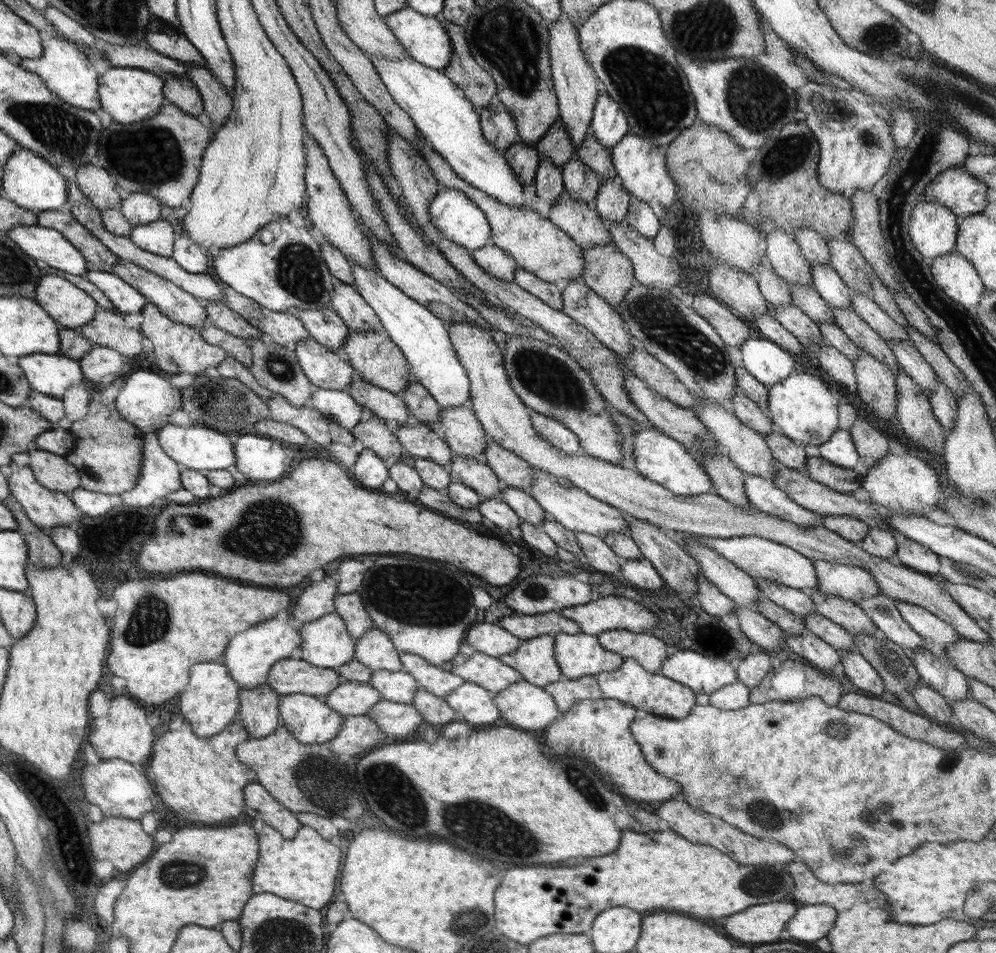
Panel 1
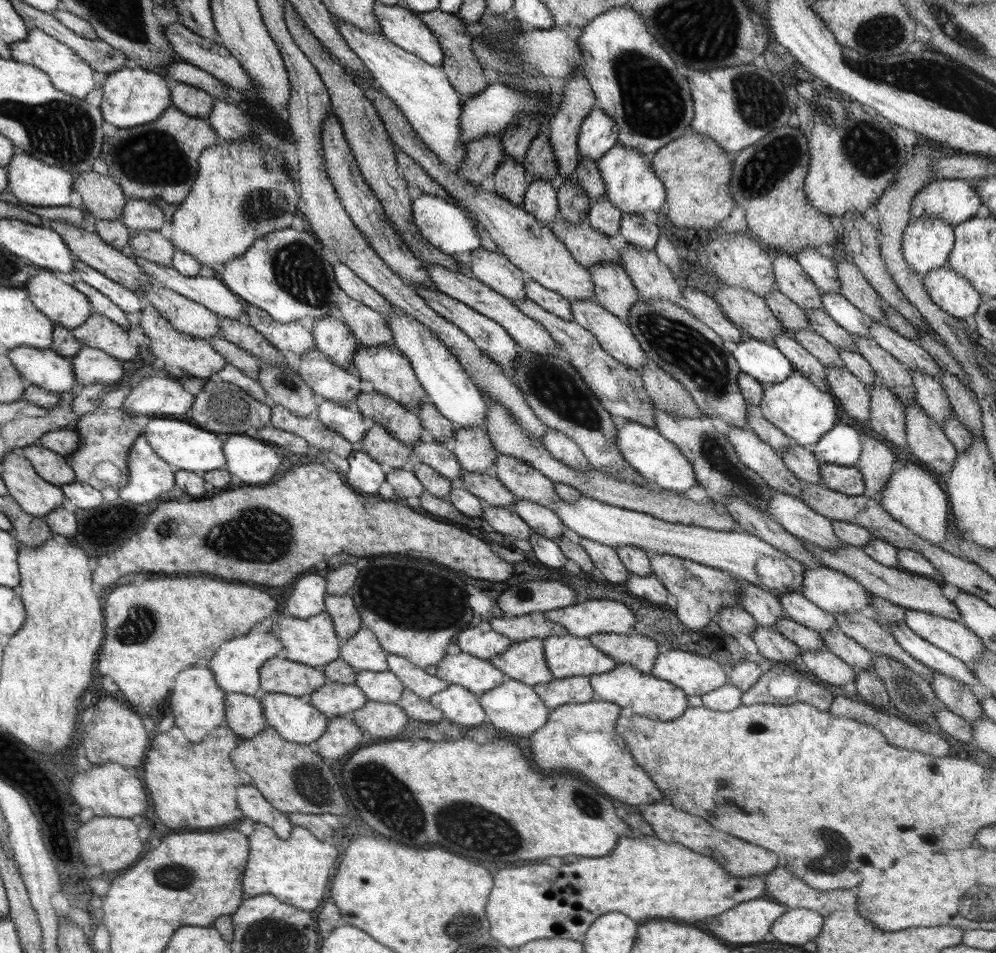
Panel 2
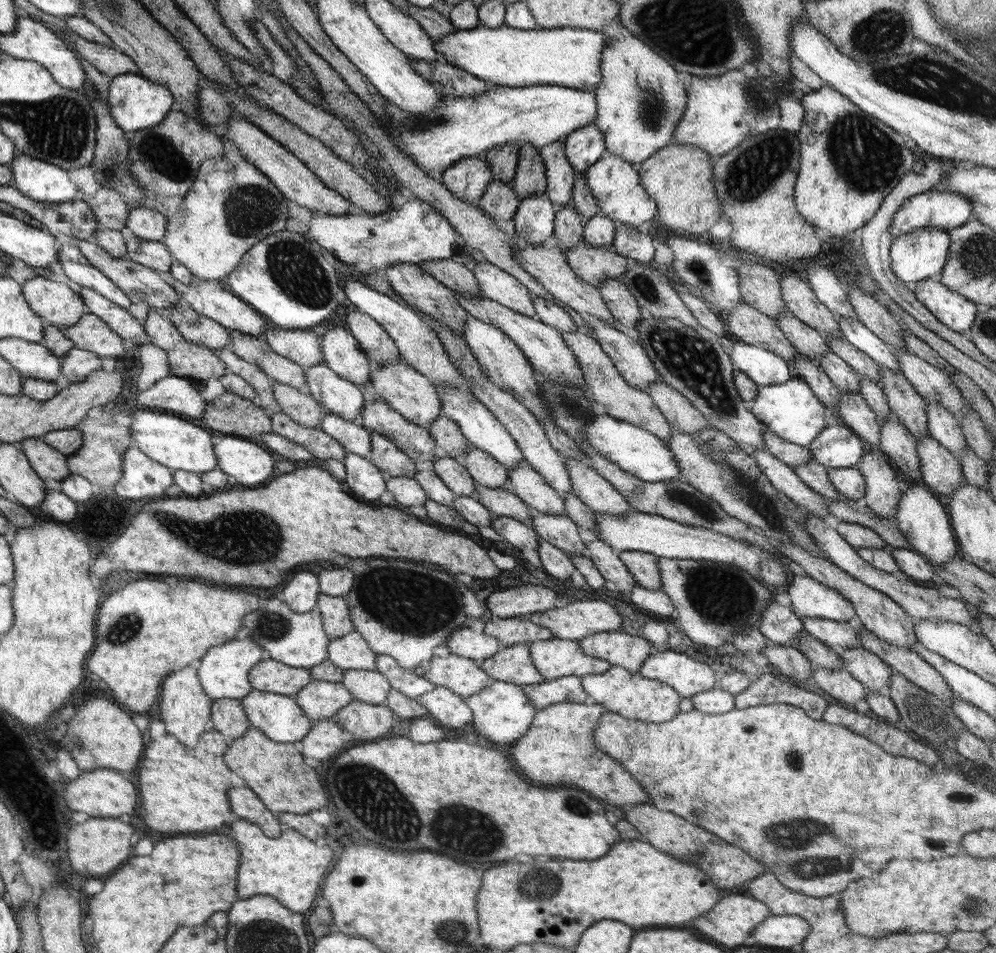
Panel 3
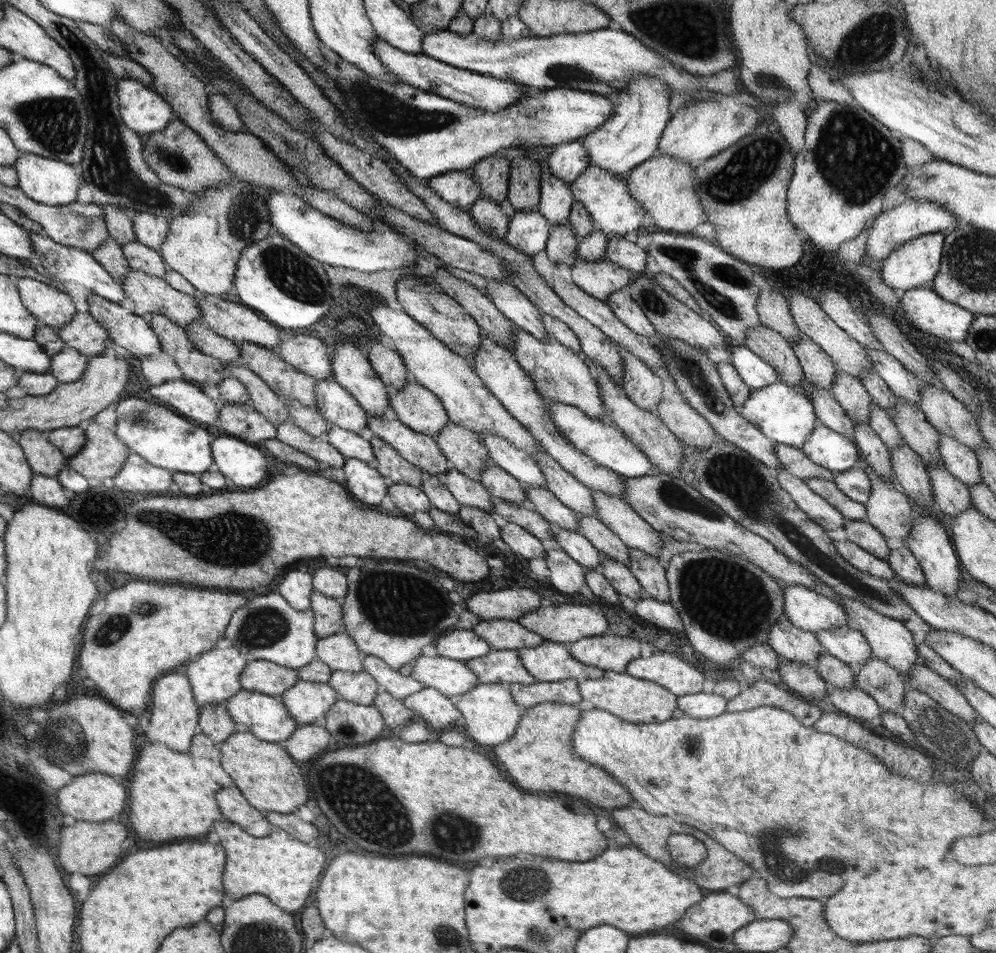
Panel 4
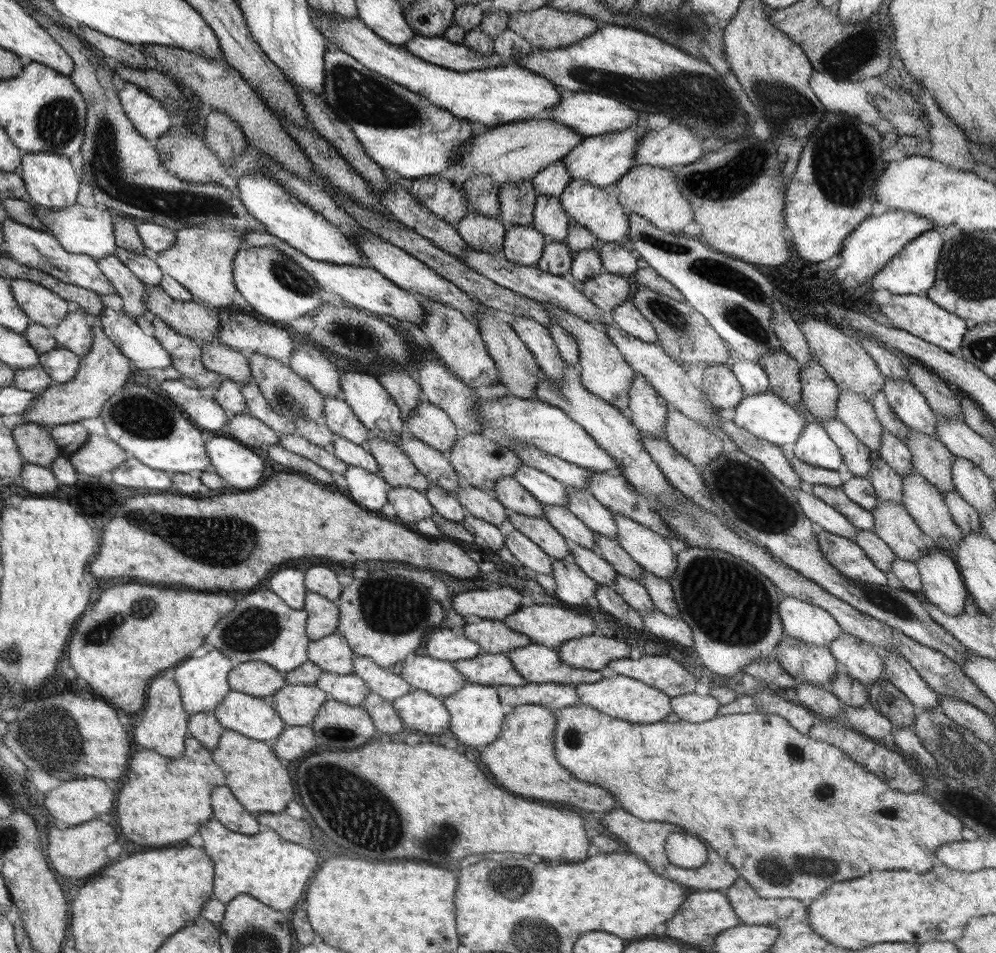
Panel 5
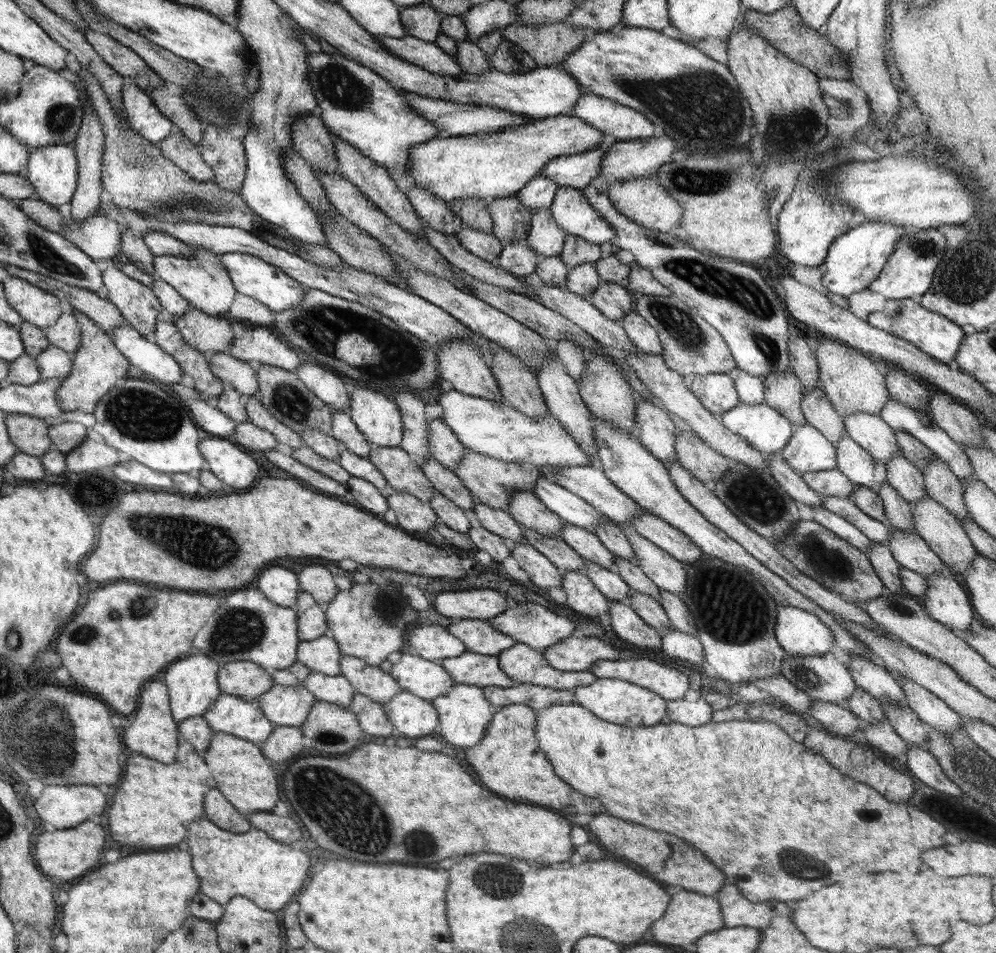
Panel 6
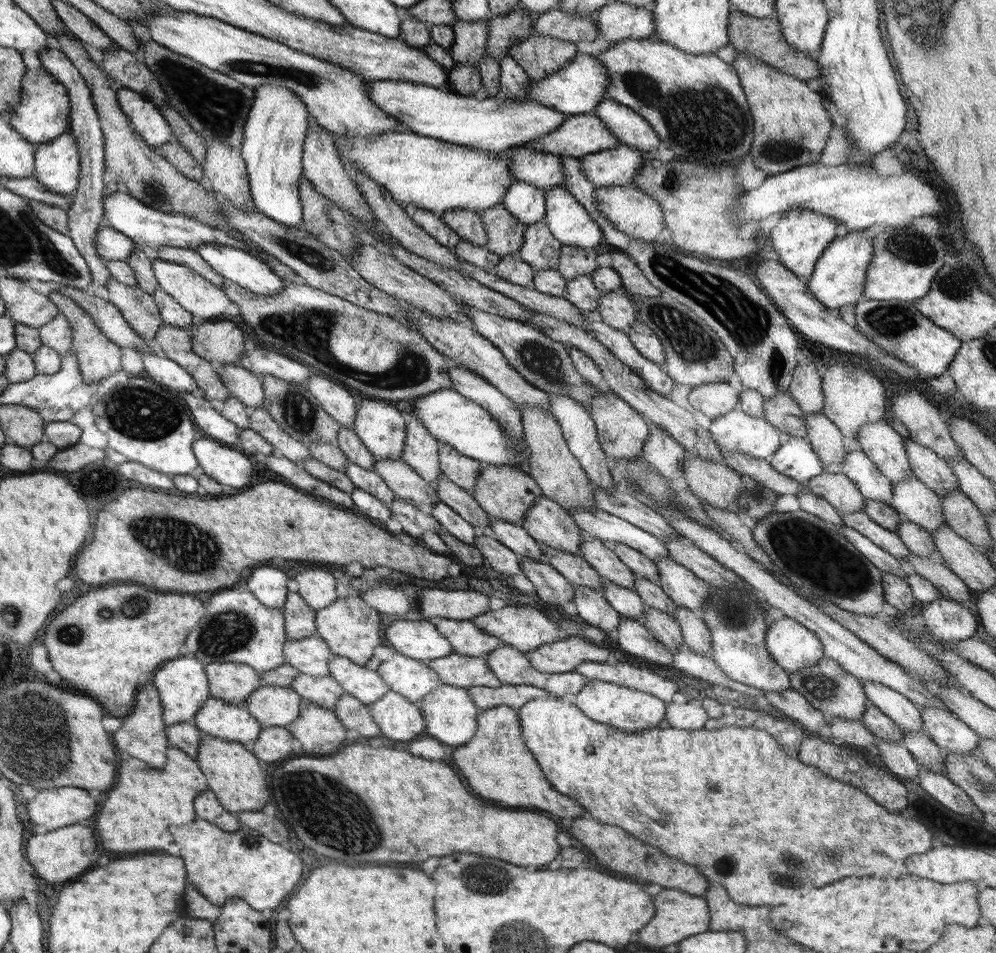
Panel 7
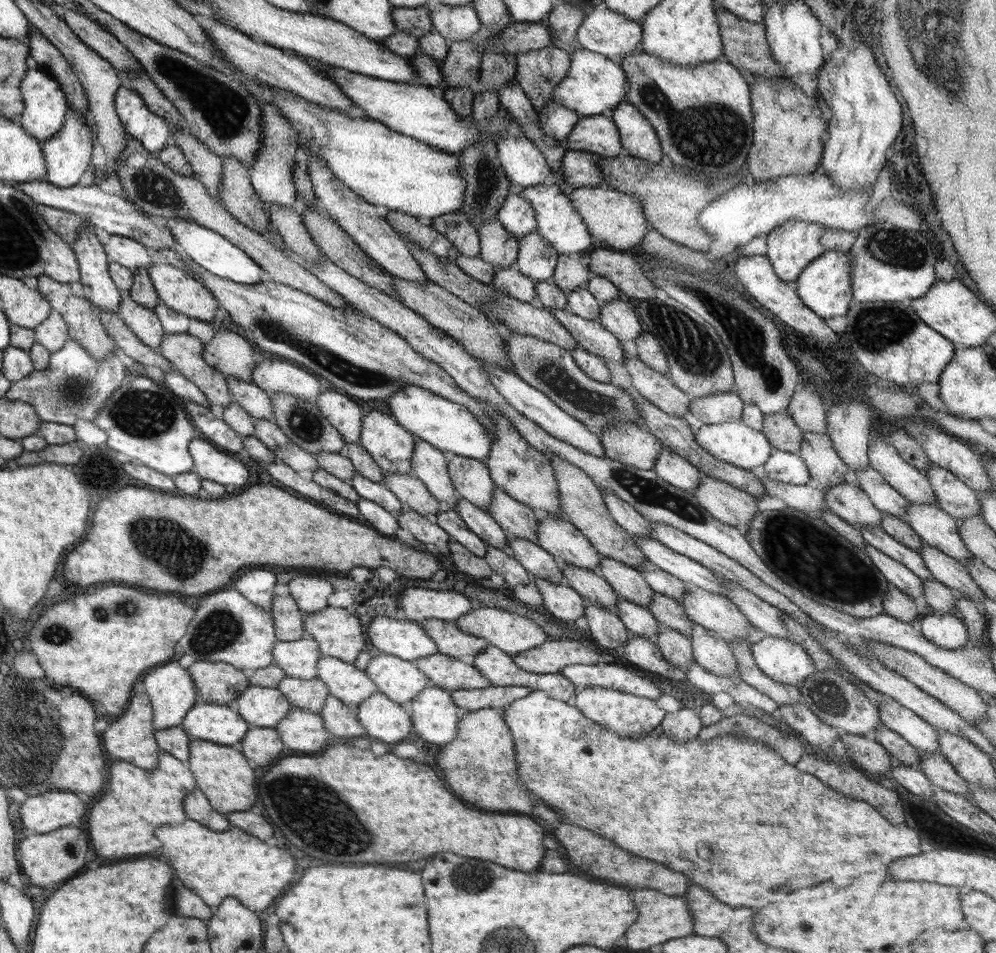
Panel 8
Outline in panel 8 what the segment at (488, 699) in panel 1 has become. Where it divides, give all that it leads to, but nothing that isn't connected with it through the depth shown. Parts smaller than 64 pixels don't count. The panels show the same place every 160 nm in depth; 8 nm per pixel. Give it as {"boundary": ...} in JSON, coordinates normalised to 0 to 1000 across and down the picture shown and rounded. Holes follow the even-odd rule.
{"boundary":[[[378,726],[358,740],[357,751],[365,763],[367,774],[398,781],[409,774],[416,764],[409,741],[394,737],[387,728]]]}

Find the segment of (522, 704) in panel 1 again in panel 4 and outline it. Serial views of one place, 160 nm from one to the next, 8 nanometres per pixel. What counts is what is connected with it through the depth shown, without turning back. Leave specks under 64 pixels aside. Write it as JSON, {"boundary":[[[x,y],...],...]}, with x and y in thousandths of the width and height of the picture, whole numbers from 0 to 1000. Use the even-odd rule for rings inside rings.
{"boundary":[[[481,716],[474,724],[456,733],[456,738],[466,750],[467,763],[472,776],[478,776],[484,783],[498,783],[498,781],[512,776],[525,749],[530,745],[514,732],[510,717],[486,718]]]}

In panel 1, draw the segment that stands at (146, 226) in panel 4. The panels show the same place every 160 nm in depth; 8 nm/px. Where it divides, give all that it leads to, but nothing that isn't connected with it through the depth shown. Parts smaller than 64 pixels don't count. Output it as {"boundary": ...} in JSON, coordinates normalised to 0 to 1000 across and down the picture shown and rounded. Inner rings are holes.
{"boundary":[[[132,201],[129,208],[121,210],[118,219],[122,221],[124,229],[128,229],[129,233],[136,238],[161,230],[162,214],[152,204]]]}

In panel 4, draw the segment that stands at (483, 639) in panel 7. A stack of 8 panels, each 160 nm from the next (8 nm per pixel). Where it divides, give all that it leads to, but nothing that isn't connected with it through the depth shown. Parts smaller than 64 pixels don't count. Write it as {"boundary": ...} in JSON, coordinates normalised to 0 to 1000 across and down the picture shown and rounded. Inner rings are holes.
{"boundary":[[[500,650],[482,652],[475,661],[493,678],[494,682],[520,682],[542,678],[546,669],[530,661],[520,652]]]}

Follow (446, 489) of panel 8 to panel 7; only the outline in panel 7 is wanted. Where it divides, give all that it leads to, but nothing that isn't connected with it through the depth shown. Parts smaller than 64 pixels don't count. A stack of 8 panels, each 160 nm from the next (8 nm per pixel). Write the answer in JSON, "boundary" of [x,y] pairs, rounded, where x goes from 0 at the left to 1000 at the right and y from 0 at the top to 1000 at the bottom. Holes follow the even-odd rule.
{"boundary":[[[415,432],[410,434],[409,466],[404,484],[438,514],[440,501],[444,497],[440,487],[441,462],[428,451]]]}

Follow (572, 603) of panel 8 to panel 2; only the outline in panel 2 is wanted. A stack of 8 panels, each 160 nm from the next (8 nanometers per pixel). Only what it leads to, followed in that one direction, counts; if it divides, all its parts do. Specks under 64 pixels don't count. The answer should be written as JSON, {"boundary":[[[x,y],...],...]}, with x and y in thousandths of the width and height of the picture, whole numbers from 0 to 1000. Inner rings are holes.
{"boundary":[[[487,530],[482,544],[490,548],[496,557],[503,561],[520,565],[520,567],[531,567],[532,565],[533,555],[514,533]]]}

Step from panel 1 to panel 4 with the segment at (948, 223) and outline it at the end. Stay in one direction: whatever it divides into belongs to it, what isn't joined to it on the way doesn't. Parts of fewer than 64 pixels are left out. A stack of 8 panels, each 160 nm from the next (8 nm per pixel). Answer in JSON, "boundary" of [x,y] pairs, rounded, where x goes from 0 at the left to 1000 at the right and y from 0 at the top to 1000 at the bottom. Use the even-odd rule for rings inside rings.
{"boundary":[[[944,243],[927,246],[905,256],[887,274],[885,280],[887,295],[903,307],[920,302],[936,303],[938,291],[943,288],[944,273],[948,262],[947,254],[948,247]]]}

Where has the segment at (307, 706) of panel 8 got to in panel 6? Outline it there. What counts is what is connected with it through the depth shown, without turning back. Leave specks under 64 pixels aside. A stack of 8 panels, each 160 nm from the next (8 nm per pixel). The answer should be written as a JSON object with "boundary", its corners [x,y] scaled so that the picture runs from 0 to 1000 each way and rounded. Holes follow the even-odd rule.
{"boundary":[[[313,704],[304,719],[319,736],[331,737],[342,742],[351,742],[357,728],[352,716],[341,709],[327,708]]]}

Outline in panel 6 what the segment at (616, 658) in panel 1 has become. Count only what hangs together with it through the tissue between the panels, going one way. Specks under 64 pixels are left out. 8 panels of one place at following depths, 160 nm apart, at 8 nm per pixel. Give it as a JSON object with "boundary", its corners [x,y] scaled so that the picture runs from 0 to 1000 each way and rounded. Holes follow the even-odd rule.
{"boundary":[[[518,675],[513,681],[499,686],[501,698],[517,718],[535,718],[554,721],[556,724],[575,724],[581,720],[594,718],[599,709],[592,703],[571,705],[558,703],[552,699],[544,682]]]}

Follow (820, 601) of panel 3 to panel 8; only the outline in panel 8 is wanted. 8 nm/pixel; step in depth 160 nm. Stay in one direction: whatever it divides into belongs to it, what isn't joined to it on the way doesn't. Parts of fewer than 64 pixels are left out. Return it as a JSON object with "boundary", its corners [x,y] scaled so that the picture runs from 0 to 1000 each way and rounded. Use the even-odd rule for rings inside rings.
{"boundary":[[[769,666],[754,676],[754,685],[759,699],[783,718],[803,721],[811,708],[820,704],[808,680],[788,669]]]}

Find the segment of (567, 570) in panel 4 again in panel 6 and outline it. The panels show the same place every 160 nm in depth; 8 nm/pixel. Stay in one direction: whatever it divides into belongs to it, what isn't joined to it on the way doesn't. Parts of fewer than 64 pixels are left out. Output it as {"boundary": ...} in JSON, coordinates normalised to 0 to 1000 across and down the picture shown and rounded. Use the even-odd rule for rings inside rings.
{"boundary":[[[566,600],[563,616],[568,622],[568,634],[576,642],[600,650],[603,644],[611,642],[611,631],[586,600]]]}

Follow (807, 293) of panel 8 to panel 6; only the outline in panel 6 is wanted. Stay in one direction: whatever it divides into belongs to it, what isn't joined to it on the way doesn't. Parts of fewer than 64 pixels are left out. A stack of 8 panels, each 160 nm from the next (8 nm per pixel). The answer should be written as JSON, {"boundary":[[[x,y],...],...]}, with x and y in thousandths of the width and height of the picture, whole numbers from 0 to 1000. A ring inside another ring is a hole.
{"boundary":[[[867,232],[859,238],[851,240],[841,247],[832,258],[827,279],[829,286],[825,290],[825,298],[835,308],[853,311],[858,306],[865,306],[878,296],[896,267],[900,253],[910,243],[910,238],[900,237],[893,233]]]}

